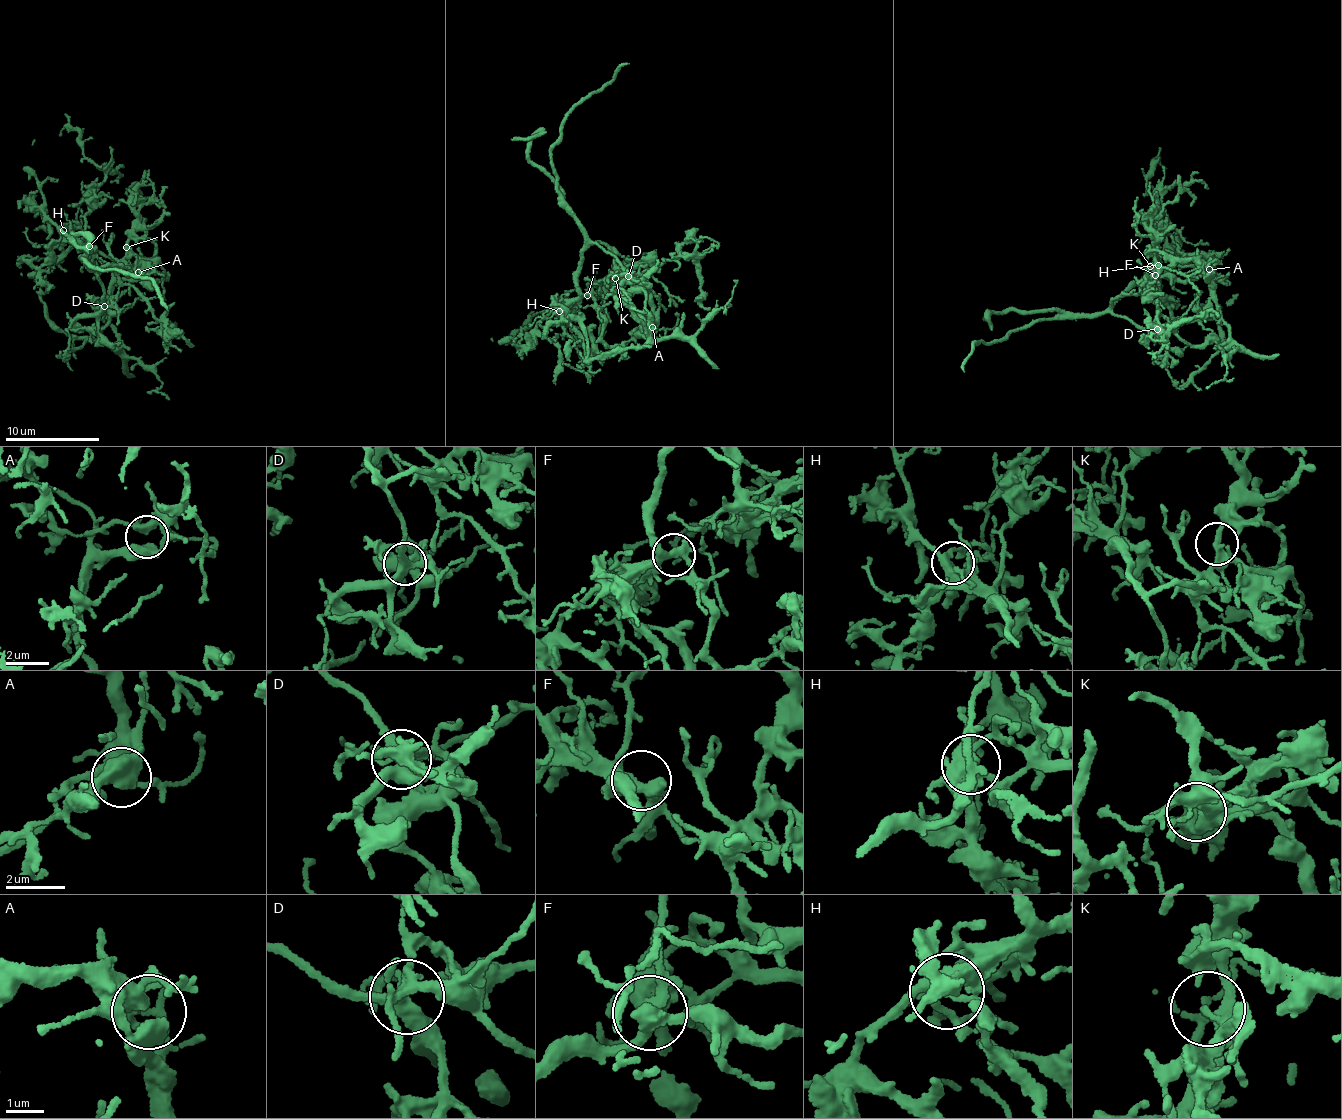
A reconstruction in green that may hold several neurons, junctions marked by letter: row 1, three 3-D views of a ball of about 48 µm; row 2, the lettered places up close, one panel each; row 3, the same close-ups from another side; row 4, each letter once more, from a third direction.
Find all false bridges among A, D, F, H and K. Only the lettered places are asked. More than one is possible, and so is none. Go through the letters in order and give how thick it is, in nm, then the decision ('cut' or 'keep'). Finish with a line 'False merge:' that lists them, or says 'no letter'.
A: calibre 280 nm; keep
D: calibre 320 nm; keep
F: calibre 360 nm; keep
H: calibre 300 nm; cut
K: calibre 240 nm; keep
False merge: H

